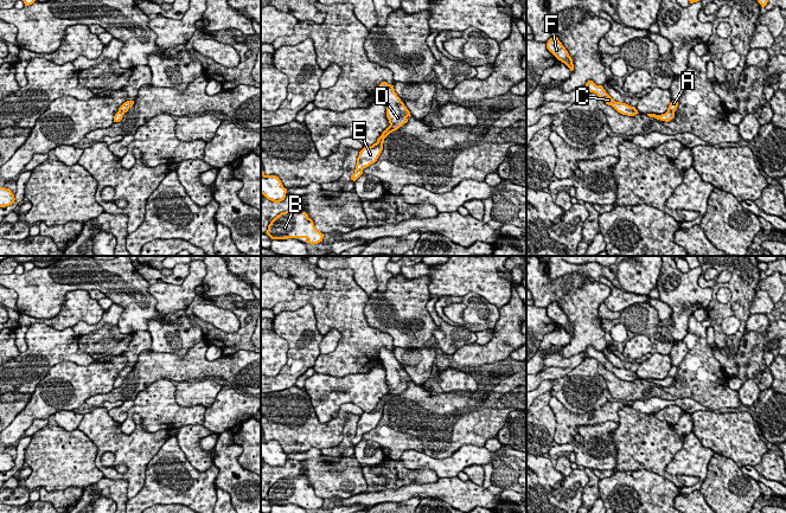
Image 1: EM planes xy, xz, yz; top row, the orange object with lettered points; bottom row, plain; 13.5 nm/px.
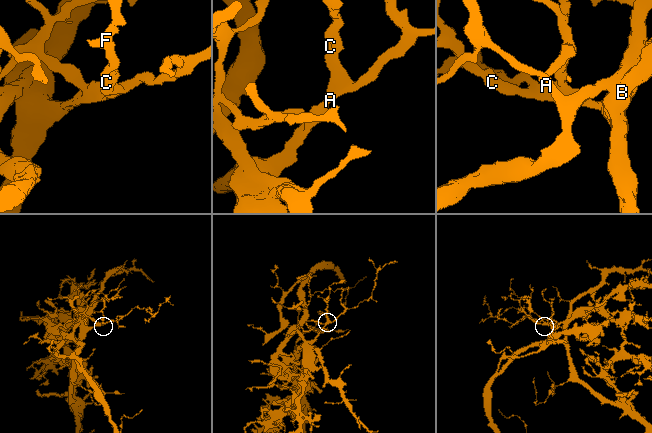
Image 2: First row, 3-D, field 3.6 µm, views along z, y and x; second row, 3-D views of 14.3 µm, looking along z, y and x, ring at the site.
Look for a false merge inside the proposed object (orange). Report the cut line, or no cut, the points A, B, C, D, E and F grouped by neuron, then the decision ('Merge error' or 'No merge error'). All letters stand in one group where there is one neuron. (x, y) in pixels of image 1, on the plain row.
No split. Groups: A B C D E F. No merge error

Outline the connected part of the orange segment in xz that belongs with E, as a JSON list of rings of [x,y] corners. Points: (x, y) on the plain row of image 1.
[[[382,347],[379,350],[379,358],[382,365],[386,371],[386,383],[390,391],[382,398],[377,404],[377,408],[370,412],[364,412],[357,423],[357,430],[354,438],[351,441],[351,444],[356,447],[362,440],[363,435],[375,429],[383,416],[384,404],[392,397],[397,396],[404,389],[408,387],[408,381],[410,383],[410,377],[407,374],[404,368],[395,358],[394,351]]]

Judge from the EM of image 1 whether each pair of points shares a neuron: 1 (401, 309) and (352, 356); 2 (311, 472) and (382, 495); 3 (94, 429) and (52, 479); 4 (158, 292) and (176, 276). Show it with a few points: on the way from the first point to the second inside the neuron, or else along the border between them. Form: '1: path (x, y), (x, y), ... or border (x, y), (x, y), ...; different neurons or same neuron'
1: border (364, 306), (366, 321), (385, 332), (394, 347); different neurons
2: border (365, 491), (339, 499); different neurons
3: border (77, 428), (94, 443), (96, 462); different neurons
4: border (190, 268), (186, 277), (178, 284), (151, 284); different neurons

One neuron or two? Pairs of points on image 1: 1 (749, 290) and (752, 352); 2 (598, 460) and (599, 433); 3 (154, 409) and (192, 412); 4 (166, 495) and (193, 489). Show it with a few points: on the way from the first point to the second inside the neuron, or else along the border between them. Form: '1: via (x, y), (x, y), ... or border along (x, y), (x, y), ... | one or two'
1: border along (745, 331), (739, 348), (733, 356) | two
2: via (598, 453), (598, 448), (604, 440) | one
3: via (164, 412), (183, 412) | one
4: via (173, 495), (186, 494) | one

